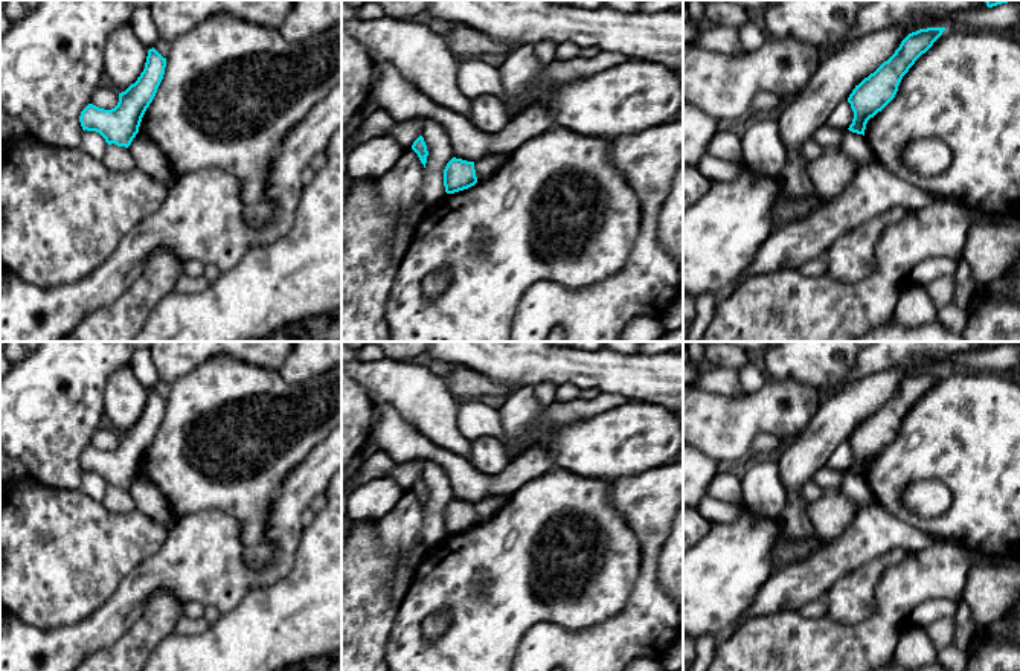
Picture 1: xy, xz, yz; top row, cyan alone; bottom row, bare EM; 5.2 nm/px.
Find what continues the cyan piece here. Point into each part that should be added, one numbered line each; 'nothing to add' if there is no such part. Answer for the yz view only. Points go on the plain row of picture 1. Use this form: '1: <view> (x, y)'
nothing to add

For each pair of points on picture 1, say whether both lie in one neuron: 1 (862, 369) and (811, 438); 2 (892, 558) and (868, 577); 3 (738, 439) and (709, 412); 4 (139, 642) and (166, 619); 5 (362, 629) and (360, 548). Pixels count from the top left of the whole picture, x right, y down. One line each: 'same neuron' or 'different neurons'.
1: different neurons
2: same neuron
3: same neuron
4: same neuron
5: same neuron

